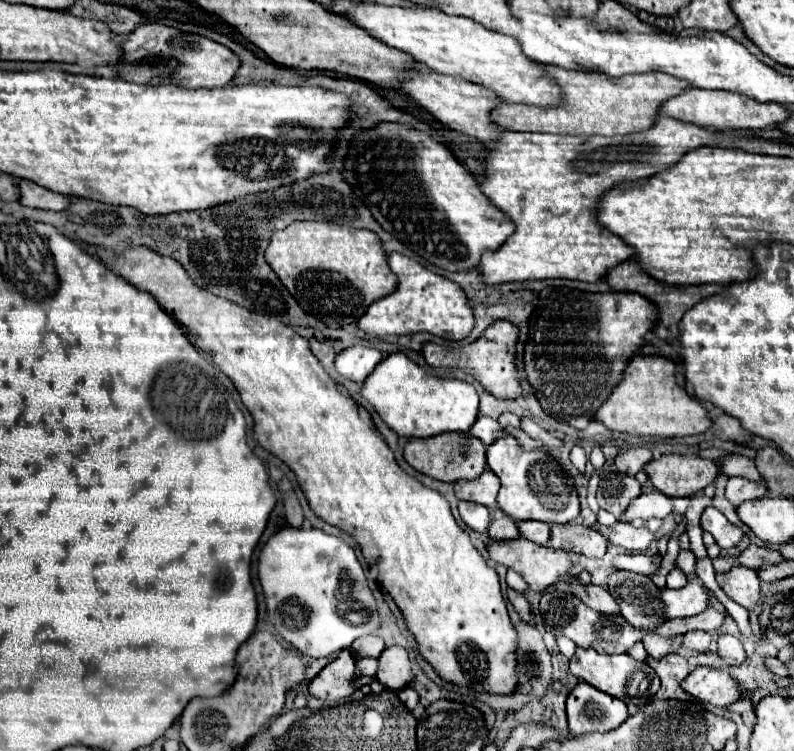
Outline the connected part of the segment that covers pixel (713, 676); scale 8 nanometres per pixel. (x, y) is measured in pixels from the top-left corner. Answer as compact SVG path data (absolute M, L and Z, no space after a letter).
M699 666L695 668L683 682L681 688L695 696L701 702L709 702L713 706L729 706L735 700L739 700L741 692L729 672L719 670L719 668L707 668Z

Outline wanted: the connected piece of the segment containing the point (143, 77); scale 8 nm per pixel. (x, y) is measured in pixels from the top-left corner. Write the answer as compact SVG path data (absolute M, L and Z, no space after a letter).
M159 22L144 23L123 38L123 60L115 66L121 80L137 84L175 84L181 88L223 88L233 82L241 60L227 46Z

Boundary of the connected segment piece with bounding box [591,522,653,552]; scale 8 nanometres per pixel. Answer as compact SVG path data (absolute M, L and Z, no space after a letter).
M595 522L591 528L605 534L605 538L611 544L627 548L627 550L637 550L637 552L649 548L653 540L653 534L647 528L635 528L633 524L623 524L623 522L615 522L609 528L603 528L599 522Z

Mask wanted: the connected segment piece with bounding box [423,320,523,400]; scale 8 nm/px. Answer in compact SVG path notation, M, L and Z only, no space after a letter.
M507 320L495 322L493 326L489 326L485 330L485 334L467 346L457 346L455 348L455 356L453 356L453 348L445 348L439 344L425 344L423 346L423 354L429 366L433 368L459 368L465 370L467 374L473 374L479 384L491 392L495 398L521 398L523 396L523 388L519 382L519 374L517 374L517 364L515 364L515 346L519 340L519 328Z

